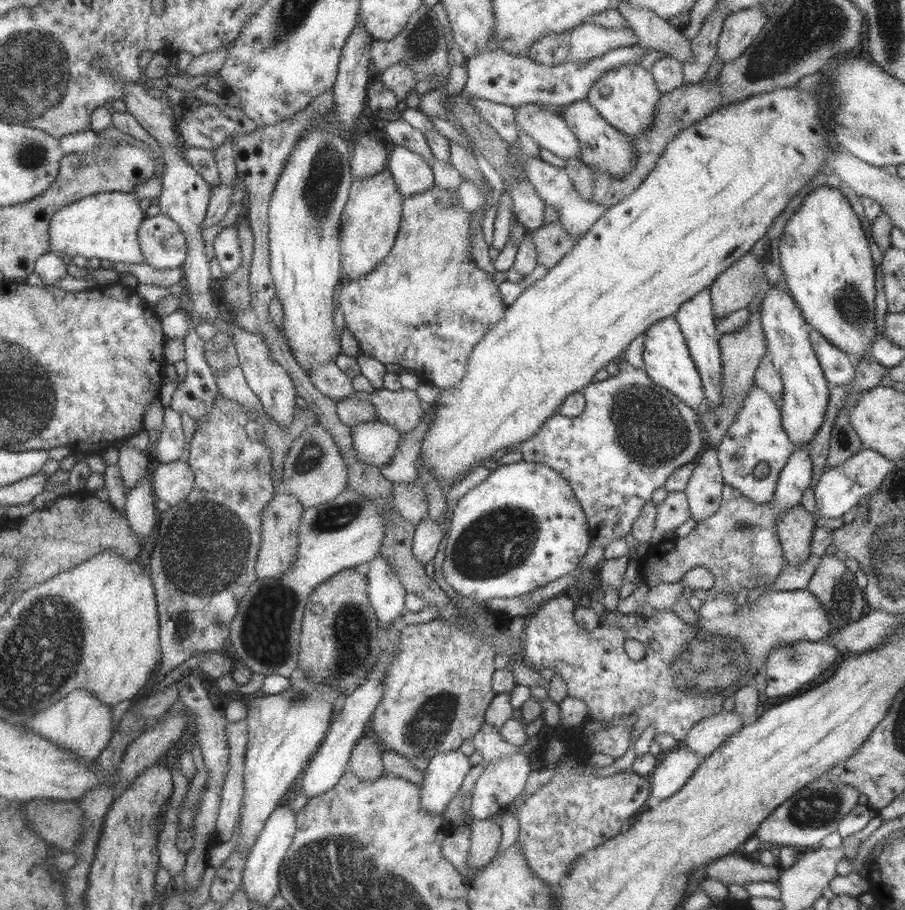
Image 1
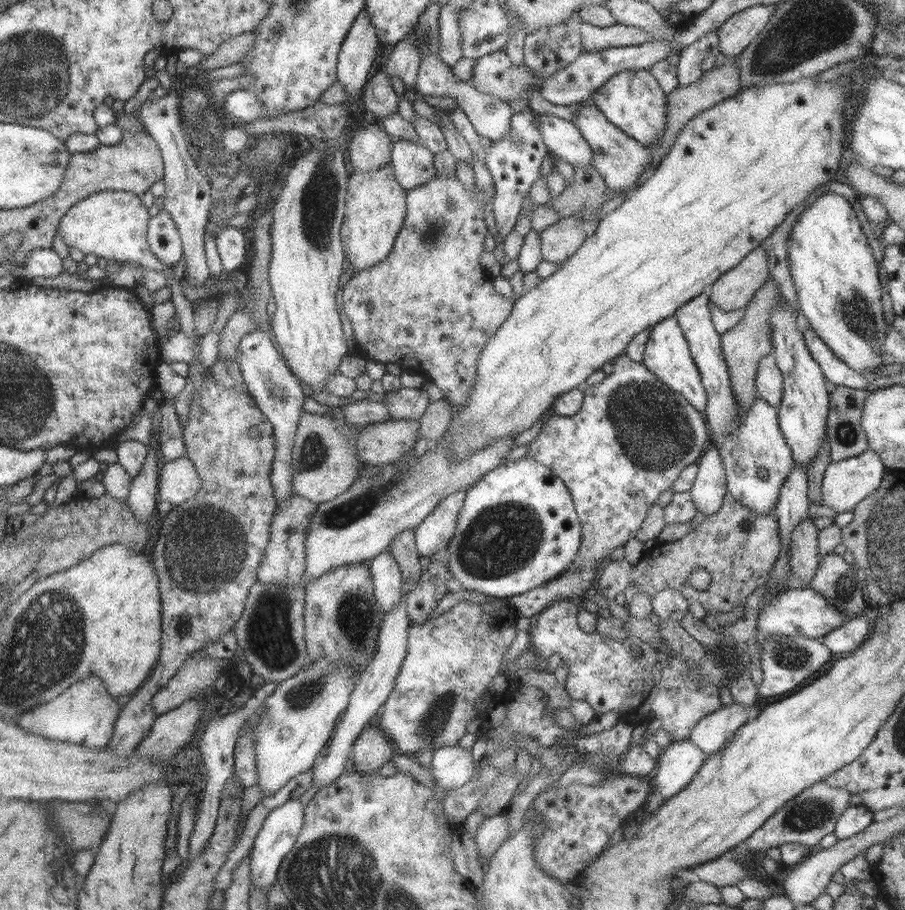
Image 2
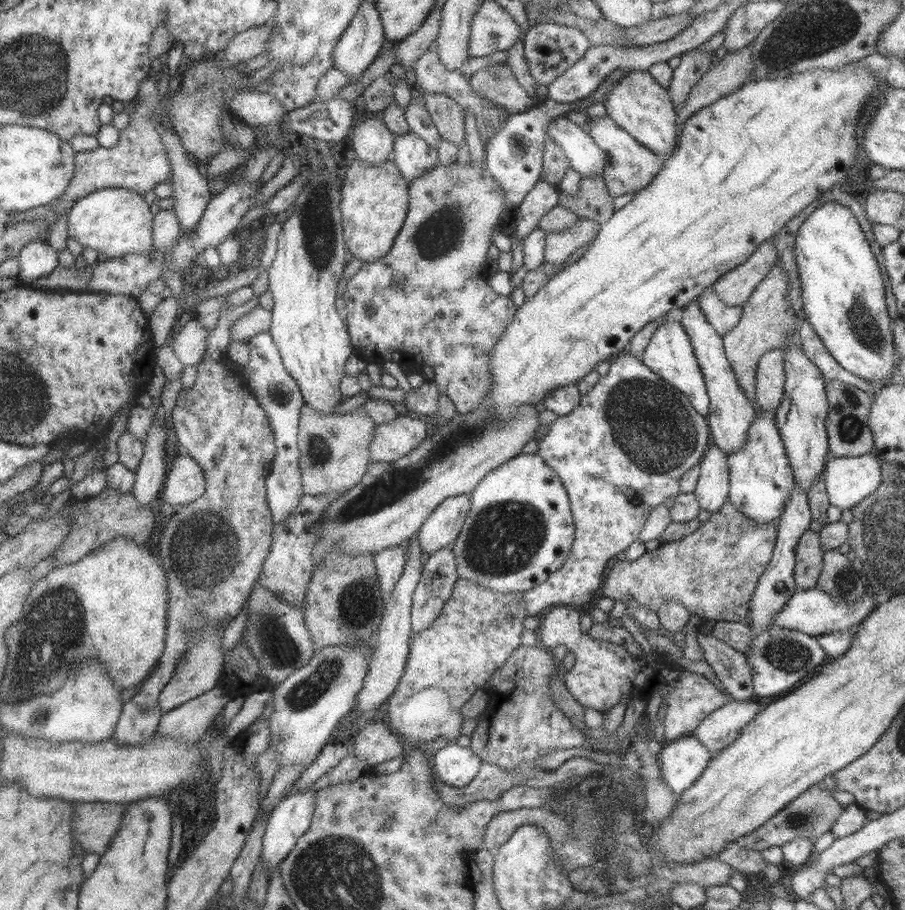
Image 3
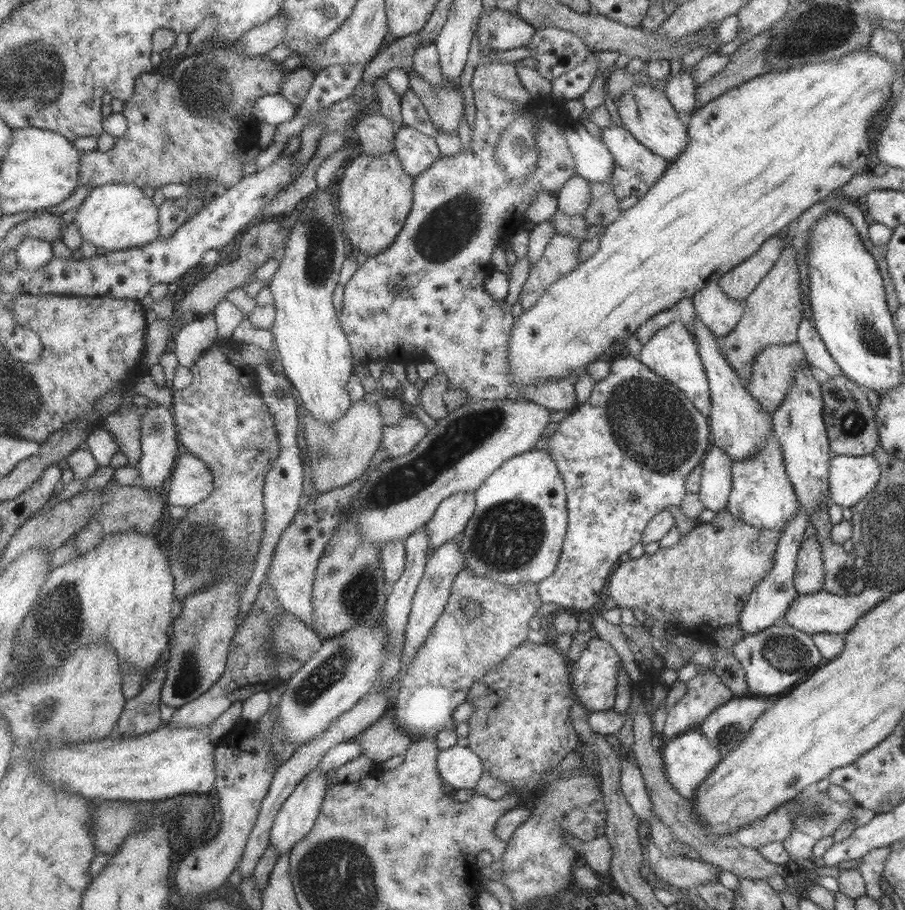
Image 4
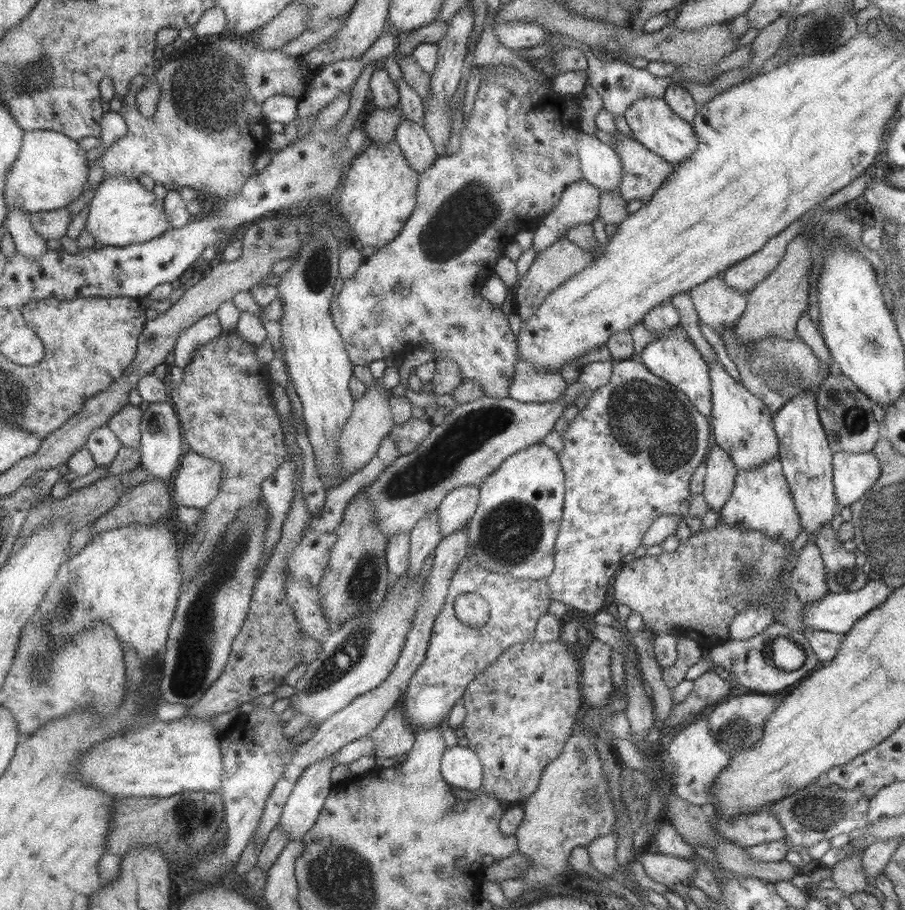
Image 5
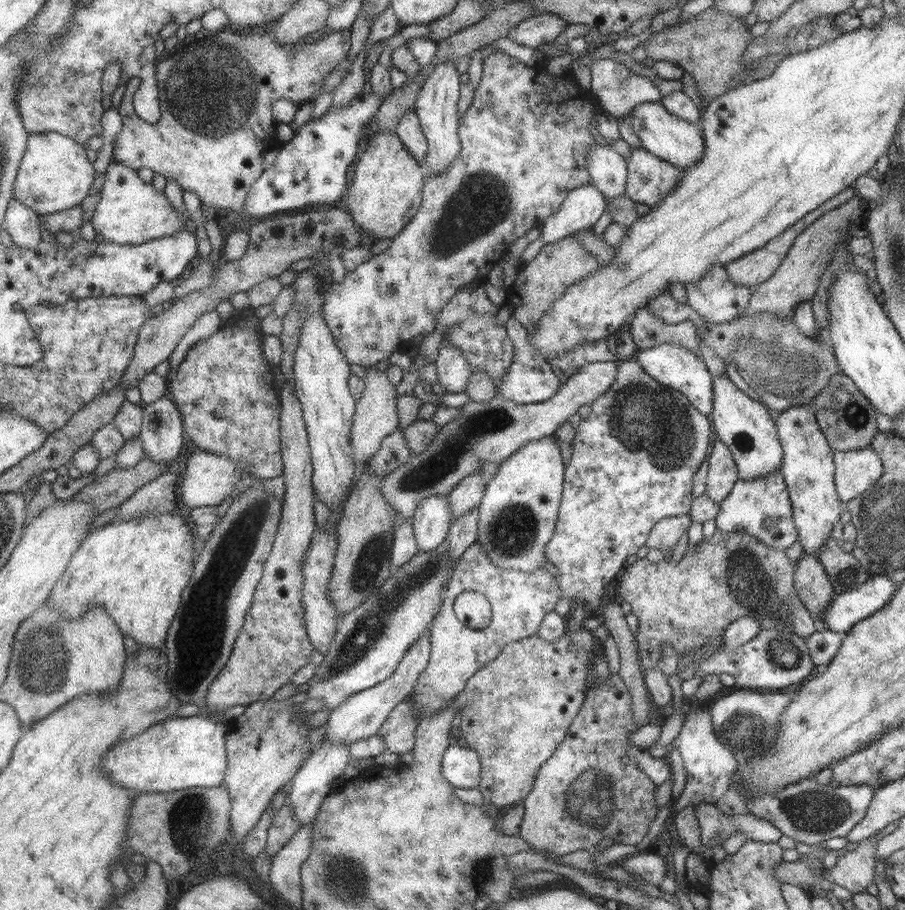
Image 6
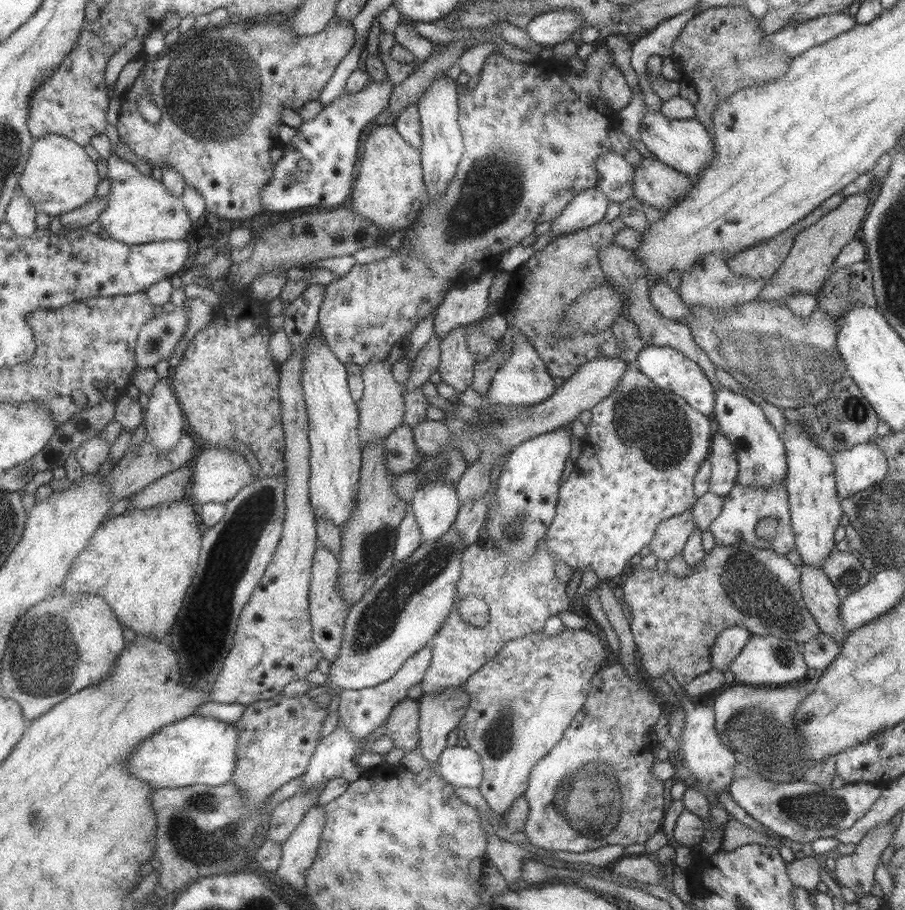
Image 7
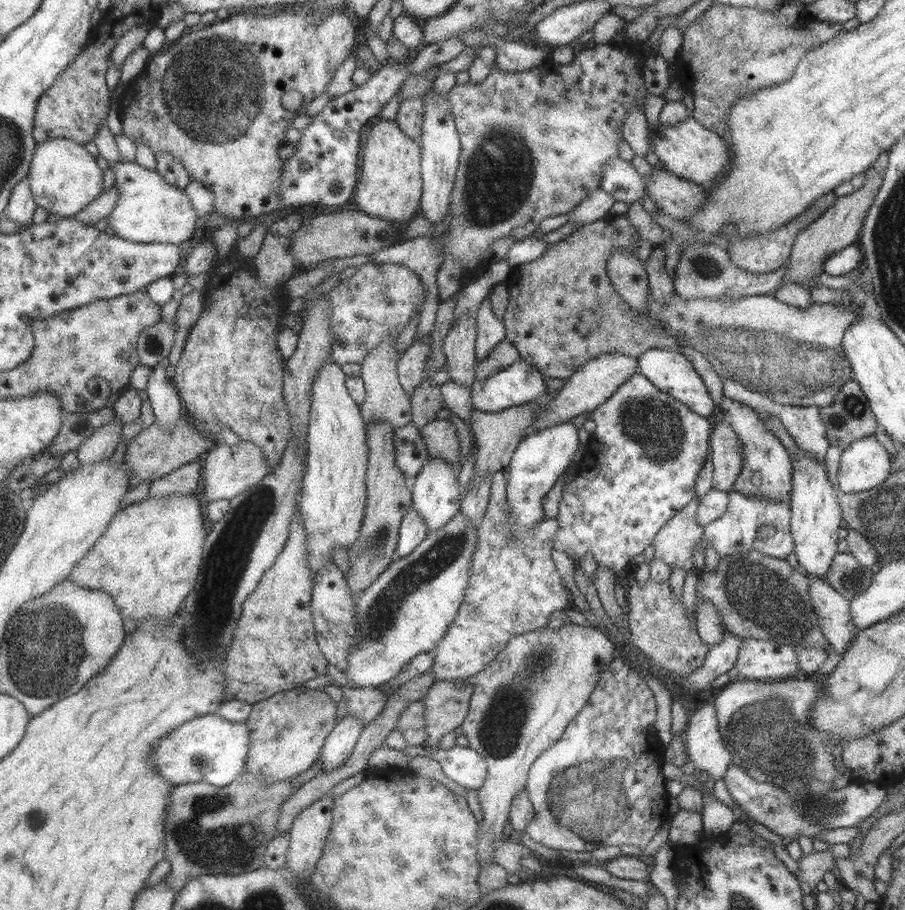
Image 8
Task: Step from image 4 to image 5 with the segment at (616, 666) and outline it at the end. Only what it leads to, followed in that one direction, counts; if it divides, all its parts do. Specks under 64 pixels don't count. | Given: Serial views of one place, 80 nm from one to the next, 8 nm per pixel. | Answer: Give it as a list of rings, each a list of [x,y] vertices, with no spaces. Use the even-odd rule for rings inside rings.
[[[591,639],[581,651],[580,690],[583,698],[579,718],[572,726],[571,734],[562,751],[547,764],[536,790],[523,800],[524,814],[521,824],[514,832],[518,852],[532,860],[533,865],[523,877],[525,890],[546,889],[556,884],[560,876],[568,876],[567,857],[575,846],[587,847],[595,838],[609,835],[617,816],[608,794],[608,784],[602,769],[602,760],[592,740],[602,738],[608,748],[614,748],[616,739],[604,729],[602,720],[616,712],[624,712],[626,695],[613,686],[609,668],[611,648]]]

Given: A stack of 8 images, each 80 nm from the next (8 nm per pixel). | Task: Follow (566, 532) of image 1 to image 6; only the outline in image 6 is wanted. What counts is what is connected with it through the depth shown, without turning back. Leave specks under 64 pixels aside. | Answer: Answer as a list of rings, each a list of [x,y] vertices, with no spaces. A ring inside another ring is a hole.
[[[553,434],[519,447],[513,455],[500,462],[499,470],[488,483],[488,490],[480,504],[476,547],[485,549],[490,554],[492,563],[499,568],[510,568],[526,573],[535,569],[543,569],[551,574],[556,572],[556,566],[551,564],[545,555],[546,544],[554,532],[564,478],[563,460],[559,455],[559,444],[555,440]]]

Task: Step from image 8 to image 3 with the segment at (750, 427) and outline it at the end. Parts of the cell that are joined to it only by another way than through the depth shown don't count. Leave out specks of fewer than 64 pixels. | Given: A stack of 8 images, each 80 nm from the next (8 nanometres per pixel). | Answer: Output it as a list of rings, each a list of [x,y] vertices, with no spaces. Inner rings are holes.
[[[696,299],[682,308],[679,322],[683,332],[689,336],[695,360],[697,360],[705,381],[706,394],[709,400],[709,412],[706,420],[712,444],[725,454],[737,452],[747,440],[749,427],[755,420],[758,408],[754,405],[754,402],[747,400],[747,396],[743,396],[743,390],[741,390],[725,357],[722,338],[715,333],[715,330],[706,321]]]

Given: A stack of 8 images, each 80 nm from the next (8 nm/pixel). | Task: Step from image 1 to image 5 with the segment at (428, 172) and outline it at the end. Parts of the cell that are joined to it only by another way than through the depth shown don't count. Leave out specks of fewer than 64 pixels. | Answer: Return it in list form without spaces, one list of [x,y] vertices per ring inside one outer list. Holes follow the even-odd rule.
[[[403,118],[395,139],[416,171],[423,173],[434,167],[438,149],[422,124]]]

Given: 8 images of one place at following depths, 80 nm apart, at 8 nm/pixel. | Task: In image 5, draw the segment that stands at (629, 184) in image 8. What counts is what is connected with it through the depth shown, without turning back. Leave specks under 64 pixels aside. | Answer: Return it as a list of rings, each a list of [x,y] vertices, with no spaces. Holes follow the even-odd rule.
[[[582,131],[577,137],[578,167],[582,178],[600,192],[618,190],[622,166],[616,150]]]

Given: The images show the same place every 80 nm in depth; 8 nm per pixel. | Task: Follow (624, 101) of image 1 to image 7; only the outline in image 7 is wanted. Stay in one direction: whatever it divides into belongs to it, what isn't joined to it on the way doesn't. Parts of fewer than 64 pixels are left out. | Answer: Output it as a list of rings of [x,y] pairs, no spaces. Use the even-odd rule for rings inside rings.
[[[646,108],[641,129],[639,129],[639,137],[652,157],[670,166],[673,170],[686,174],[690,178],[698,176],[714,158],[714,140],[711,137],[711,133],[695,118],[671,120],[660,112],[649,113]]]

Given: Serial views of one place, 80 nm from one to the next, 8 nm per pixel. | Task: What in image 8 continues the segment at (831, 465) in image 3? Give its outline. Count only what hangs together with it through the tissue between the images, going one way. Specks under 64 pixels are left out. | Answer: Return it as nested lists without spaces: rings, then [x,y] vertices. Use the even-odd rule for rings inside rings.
[[[874,436],[853,440],[840,454],[837,491],[857,493],[883,484],[889,475],[889,460]]]

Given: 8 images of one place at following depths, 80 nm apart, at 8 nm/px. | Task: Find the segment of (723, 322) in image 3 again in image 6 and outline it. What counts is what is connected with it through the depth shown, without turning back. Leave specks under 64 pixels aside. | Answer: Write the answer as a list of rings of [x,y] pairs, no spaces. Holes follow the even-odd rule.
[[[718,264],[684,287],[686,303],[701,318],[717,324],[743,314],[753,291],[753,287],[731,282],[724,265]]]

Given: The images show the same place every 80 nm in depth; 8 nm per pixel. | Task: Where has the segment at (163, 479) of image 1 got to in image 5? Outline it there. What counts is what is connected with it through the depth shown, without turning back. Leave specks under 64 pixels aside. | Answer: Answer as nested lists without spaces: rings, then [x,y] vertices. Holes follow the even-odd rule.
[[[189,450],[172,479],[174,502],[178,506],[205,508],[221,492],[224,473],[212,458]]]

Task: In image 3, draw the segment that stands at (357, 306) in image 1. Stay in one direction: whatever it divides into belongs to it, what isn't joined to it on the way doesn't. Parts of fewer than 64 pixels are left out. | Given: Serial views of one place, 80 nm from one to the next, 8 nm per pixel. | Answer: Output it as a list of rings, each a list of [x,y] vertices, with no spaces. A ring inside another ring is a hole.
[[[480,138],[485,148],[482,165],[478,165],[474,161],[464,166],[457,161],[453,161],[448,165],[438,164],[433,171],[410,183],[410,211],[408,212],[408,217],[402,231],[395,241],[394,247],[382,259],[375,262],[363,263],[359,271],[349,278],[348,287],[345,290],[345,294],[343,294],[346,303],[347,325],[352,337],[352,344],[355,346],[355,349],[357,348],[361,352],[361,356],[365,360],[375,362],[376,364],[392,361],[399,364],[406,372],[417,372],[423,366],[431,366],[435,370],[435,378],[433,379],[439,383],[442,394],[447,394],[455,402],[457,411],[463,414],[476,410],[487,401],[489,391],[491,391],[492,387],[490,372],[491,352],[494,350],[495,344],[501,339],[503,332],[506,331],[507,325],[512,321],[517,310],[514,301],[509,296],[495,294],[491,290],[488,281],[492,273],[492,264],[490,263],[491,232],[493,232],[495,226],[499,228],[501,222],[503,222],[501,214],[504,213],[506,194],[495,178],[493,178],[488,167],[486,149],[490,143],[490,138]]]

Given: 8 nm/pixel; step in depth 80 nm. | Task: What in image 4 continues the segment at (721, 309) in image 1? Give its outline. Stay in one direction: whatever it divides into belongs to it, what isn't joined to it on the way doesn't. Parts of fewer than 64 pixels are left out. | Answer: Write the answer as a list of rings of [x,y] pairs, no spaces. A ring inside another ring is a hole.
[[[779,234],[765,240],[757,252],[718,278],[723,292],[732,299],[743,301],[771,270],[784,246]]]

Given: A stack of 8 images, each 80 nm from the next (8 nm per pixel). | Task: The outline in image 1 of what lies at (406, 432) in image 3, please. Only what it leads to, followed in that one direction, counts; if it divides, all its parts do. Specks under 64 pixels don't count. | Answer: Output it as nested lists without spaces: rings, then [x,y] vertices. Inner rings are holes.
[[[385,421],[365,422],[352,427],[354,445],[360,460],[375,469],[391,463],[406,432]]]

